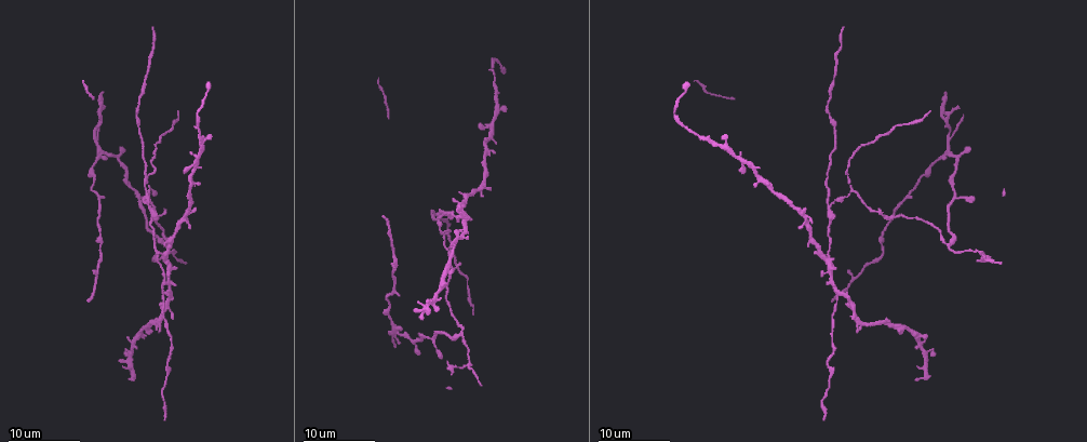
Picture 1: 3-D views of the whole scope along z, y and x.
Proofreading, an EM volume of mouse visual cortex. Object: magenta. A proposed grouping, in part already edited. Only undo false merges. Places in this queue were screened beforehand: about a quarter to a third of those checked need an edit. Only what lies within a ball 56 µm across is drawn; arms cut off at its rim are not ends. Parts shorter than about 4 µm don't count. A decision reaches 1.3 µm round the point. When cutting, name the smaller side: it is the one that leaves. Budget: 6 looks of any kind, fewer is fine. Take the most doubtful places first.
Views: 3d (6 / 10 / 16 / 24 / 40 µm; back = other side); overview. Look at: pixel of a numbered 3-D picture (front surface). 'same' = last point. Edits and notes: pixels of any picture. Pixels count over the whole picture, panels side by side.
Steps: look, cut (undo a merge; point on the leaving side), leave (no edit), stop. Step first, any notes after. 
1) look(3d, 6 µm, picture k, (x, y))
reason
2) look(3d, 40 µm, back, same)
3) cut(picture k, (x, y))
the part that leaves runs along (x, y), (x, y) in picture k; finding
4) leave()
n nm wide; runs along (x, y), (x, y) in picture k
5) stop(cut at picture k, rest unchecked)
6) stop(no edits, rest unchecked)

look(3d, 24 µm, picture 1, (828, 206))
arms part here

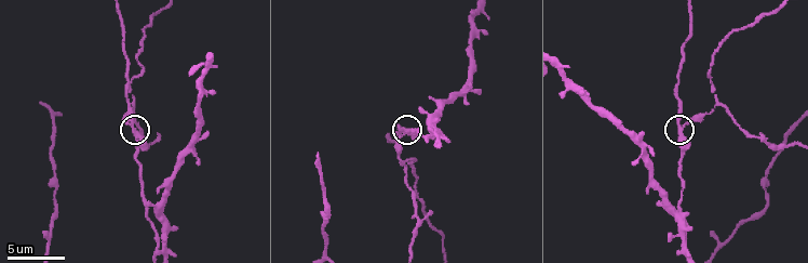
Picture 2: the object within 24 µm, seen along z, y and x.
look(3d, 10 µm, picture 2, (132, 128))
closer look

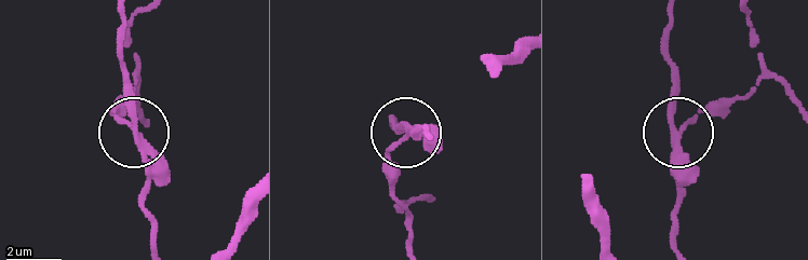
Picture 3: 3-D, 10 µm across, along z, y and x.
cut(picture 3, (145, 195))
3 arms; a second cell is stuck on

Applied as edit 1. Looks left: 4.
look(3d, 16 µm, picture 1, (950, 248))
small branch off a trunk

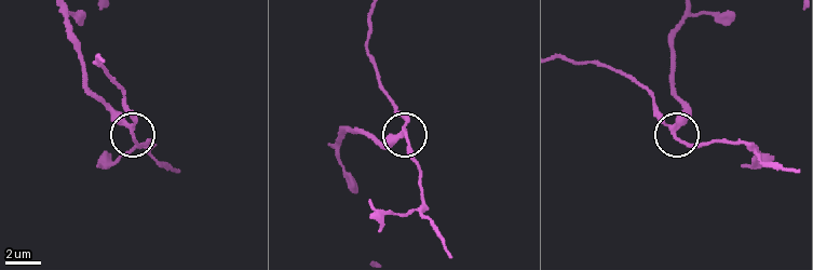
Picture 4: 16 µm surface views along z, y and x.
look(3d, 6 µm, picture 4, (675, 130))
zoom in

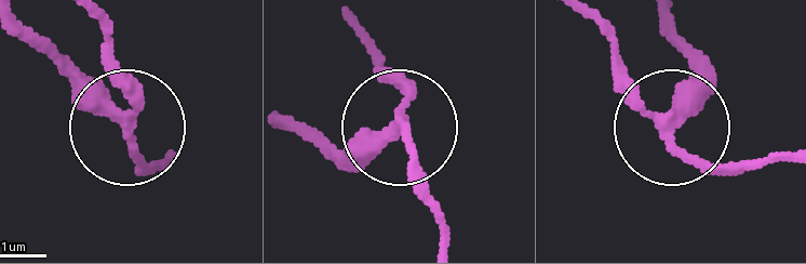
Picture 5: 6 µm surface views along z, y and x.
cut(picture 5, (83, 86))
240 nm wide; the part that leaves runs along (129, 123), (16, 18) in picture 5; a second cell is stuck on

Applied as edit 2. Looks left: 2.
look(overview)

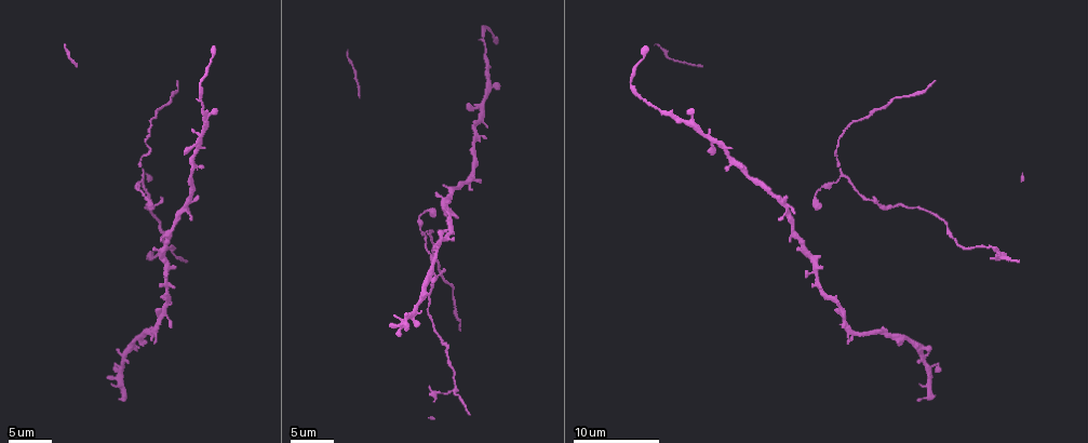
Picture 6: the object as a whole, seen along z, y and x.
look(3d, 10 µm, picture 6, (143, 157))
narrows sharply

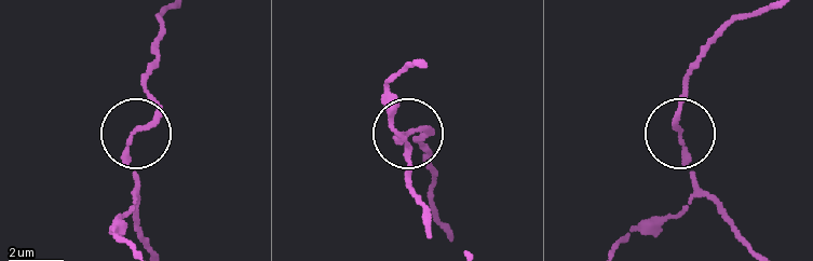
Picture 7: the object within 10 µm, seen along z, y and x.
cut(picture 7, (154, 119))
two cells meet here

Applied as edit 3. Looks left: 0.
stop(cut at picture 3, cut at picture 5, cut at picture 7, rest unchecked)

